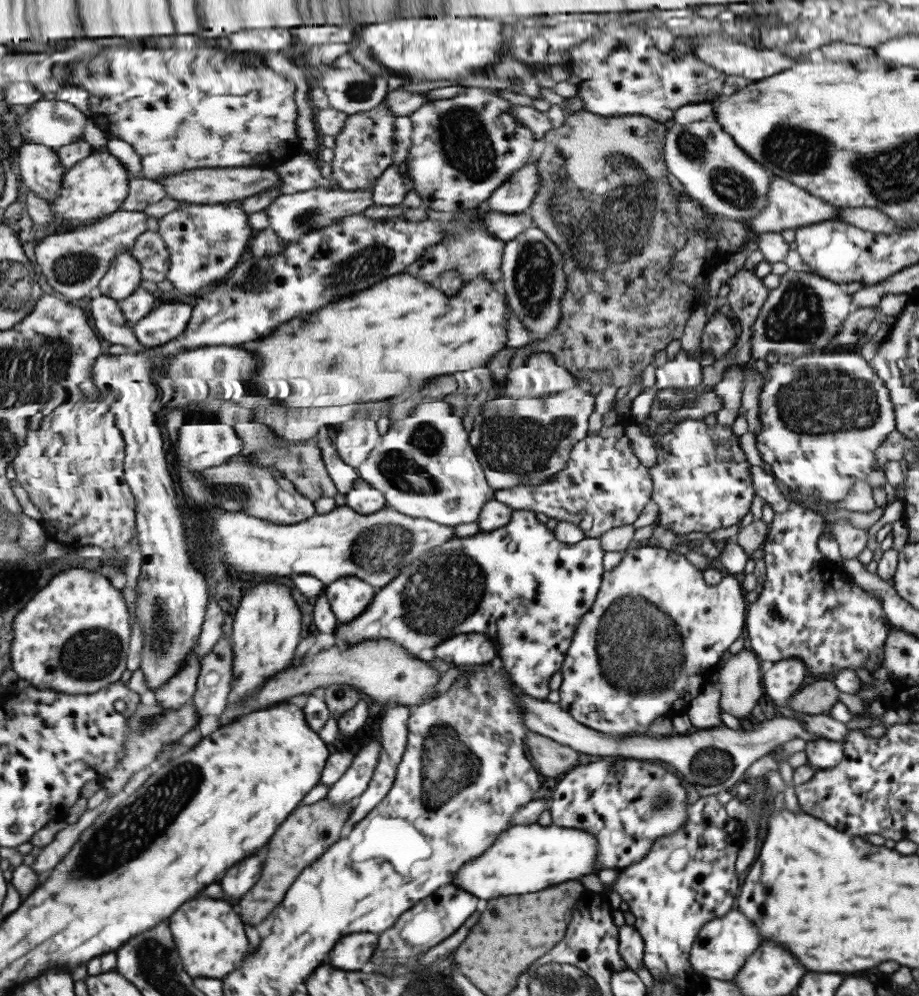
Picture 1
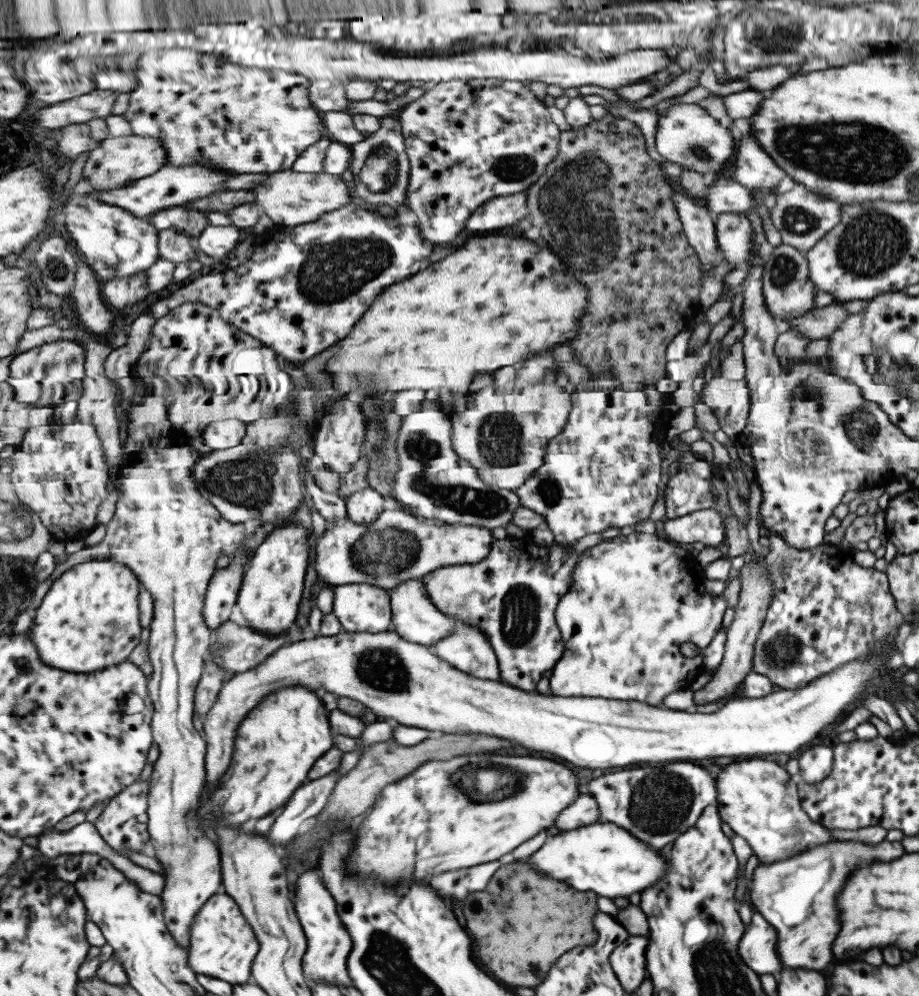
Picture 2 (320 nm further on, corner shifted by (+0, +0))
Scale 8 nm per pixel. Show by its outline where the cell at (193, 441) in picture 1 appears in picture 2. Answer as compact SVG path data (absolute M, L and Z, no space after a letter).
M225 419L212 422L201 436L205 445L213 451L217 449L232 449L243 442L248 424L239 419Z

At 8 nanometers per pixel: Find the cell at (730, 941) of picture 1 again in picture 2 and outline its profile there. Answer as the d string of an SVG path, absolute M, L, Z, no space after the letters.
M754 910L750 919L738 942L739 958L755 974L771 974L781 968L775 954L775 930Z

